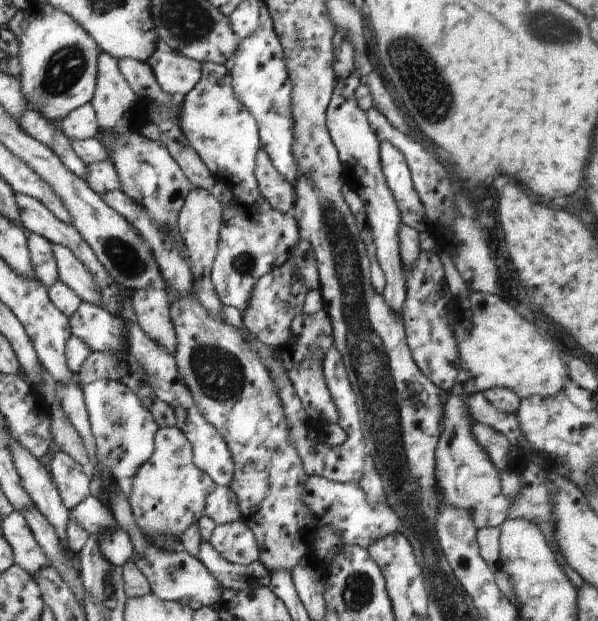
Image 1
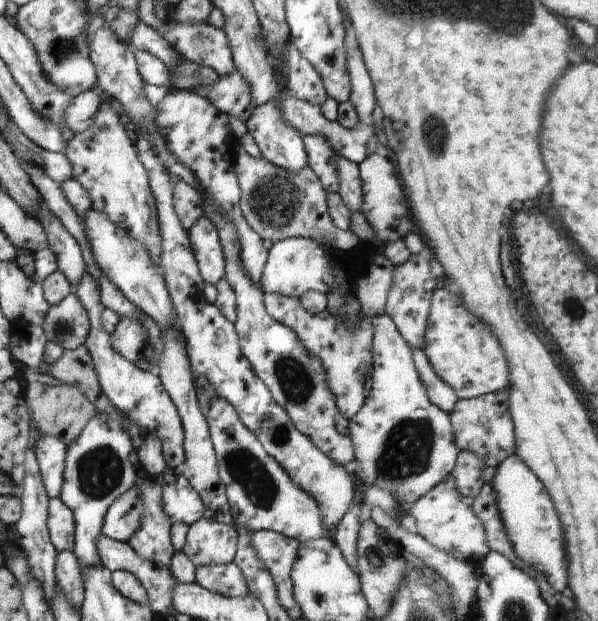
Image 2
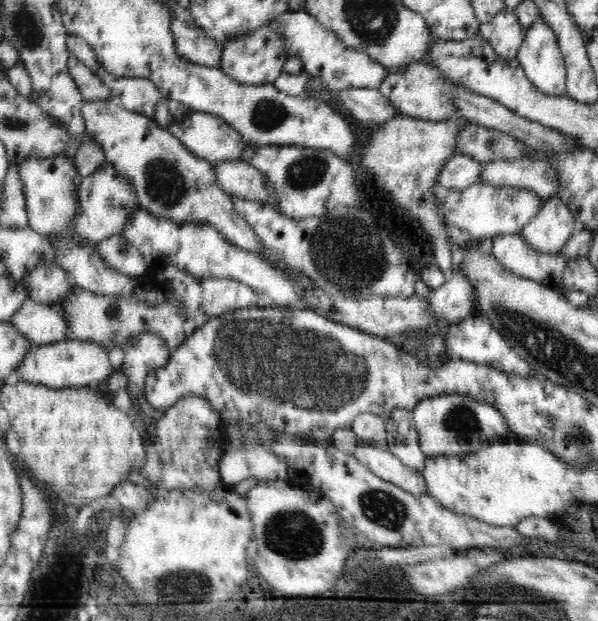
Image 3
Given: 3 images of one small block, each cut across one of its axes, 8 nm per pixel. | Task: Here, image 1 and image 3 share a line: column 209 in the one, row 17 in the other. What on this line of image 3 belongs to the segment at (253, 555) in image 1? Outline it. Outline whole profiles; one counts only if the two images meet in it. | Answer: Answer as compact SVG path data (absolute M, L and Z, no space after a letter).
M538 14L538 20L524 32L524 42L517 54L518 62L524 69L530 83L546 96L567 97L567 70L555 32L548 26L543 14Z

